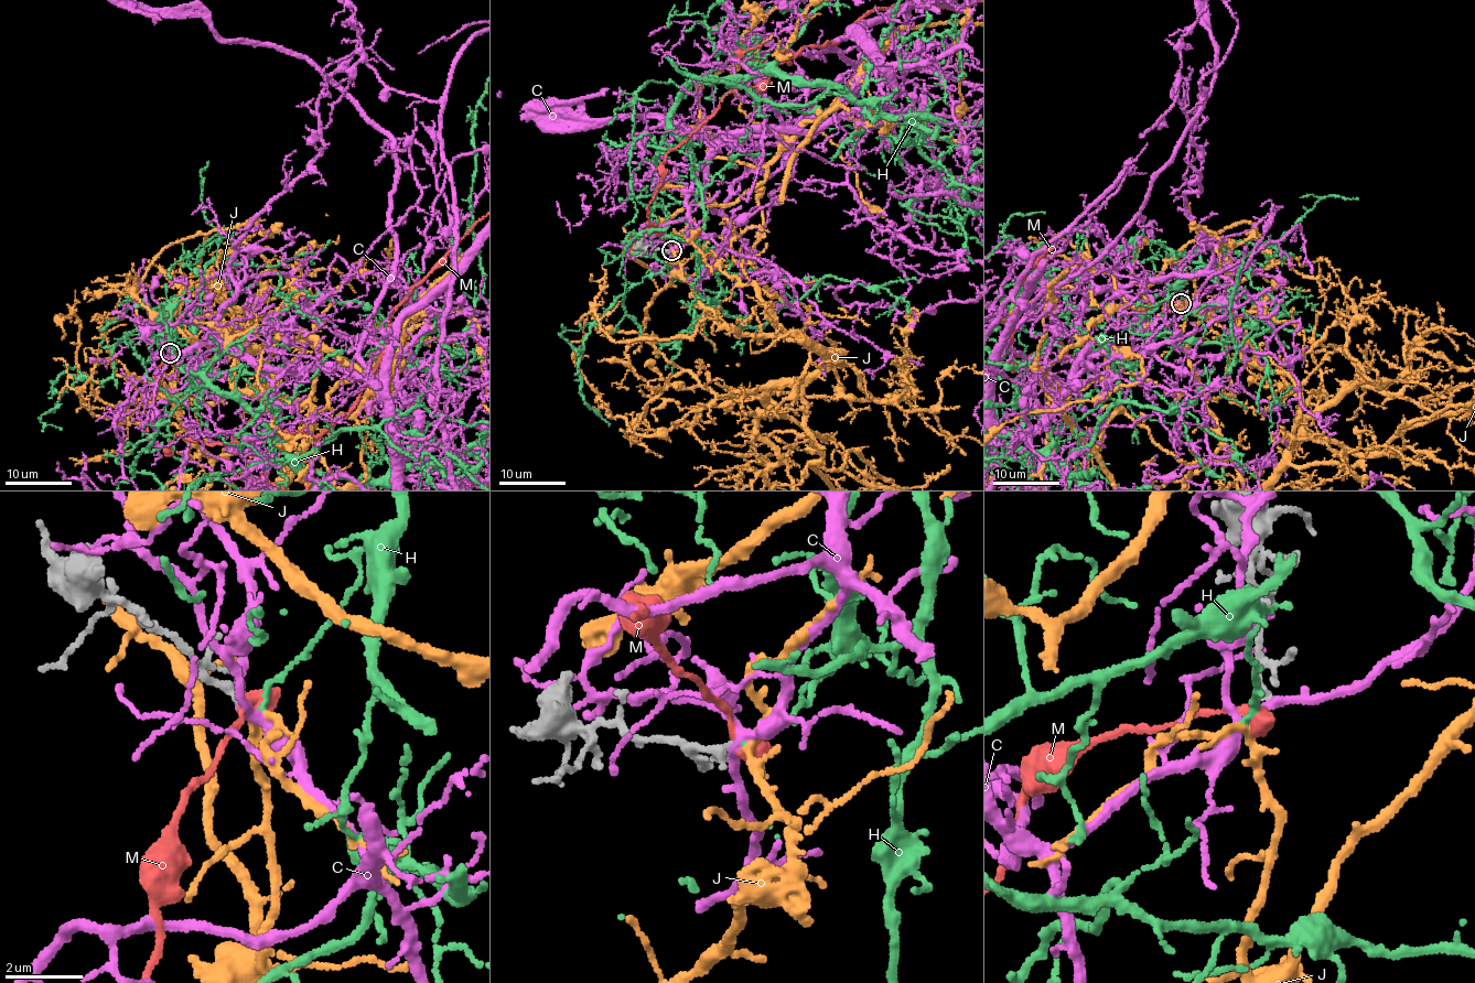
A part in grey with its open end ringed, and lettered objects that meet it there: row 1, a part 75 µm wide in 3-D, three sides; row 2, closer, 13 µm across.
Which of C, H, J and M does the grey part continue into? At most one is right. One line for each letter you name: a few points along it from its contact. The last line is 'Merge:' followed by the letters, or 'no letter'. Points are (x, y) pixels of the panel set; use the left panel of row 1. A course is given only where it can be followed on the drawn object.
Merge: J

